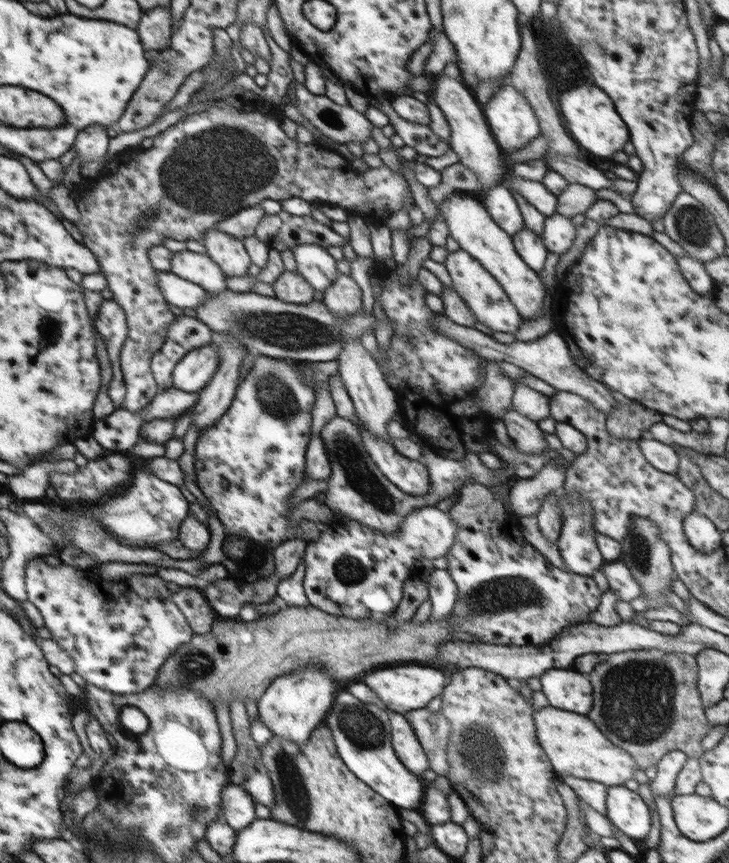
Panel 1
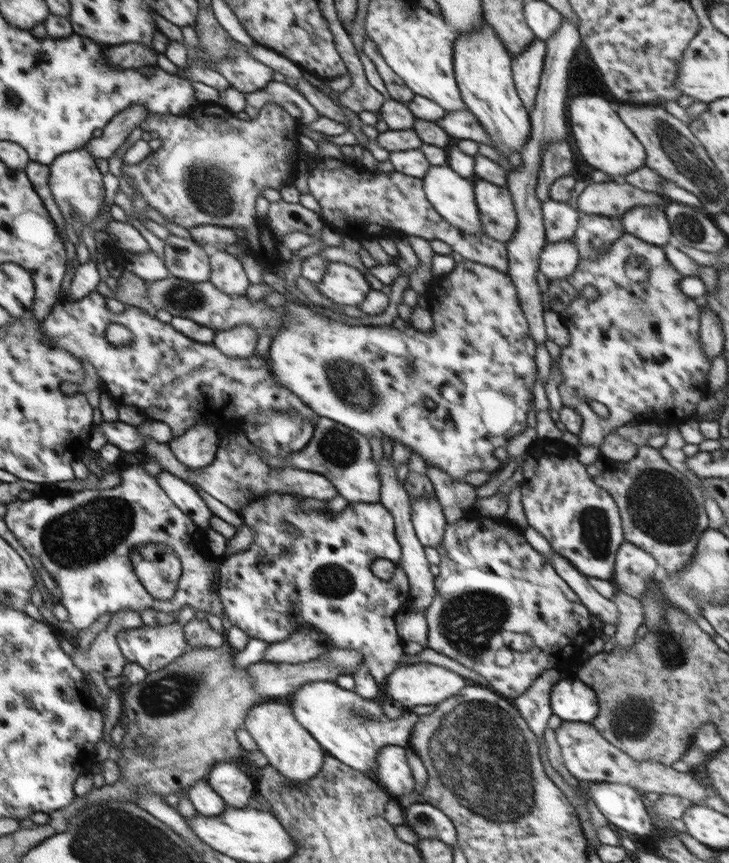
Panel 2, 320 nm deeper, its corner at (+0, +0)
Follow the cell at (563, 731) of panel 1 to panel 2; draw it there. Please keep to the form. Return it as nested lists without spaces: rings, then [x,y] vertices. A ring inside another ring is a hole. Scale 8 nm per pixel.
[[[563,721],[555,733],[564,764],[570,774],[578,780],[588,783],[620,783],[640,788],[645,793],[657,792],[660,795],[681,796],[687,798],[693,805],[700,805],[712,793],[705,789],[691,772],[678,772],[671,765],[658,761],[630,758],[628,753],[609,743],[592,723]]]

